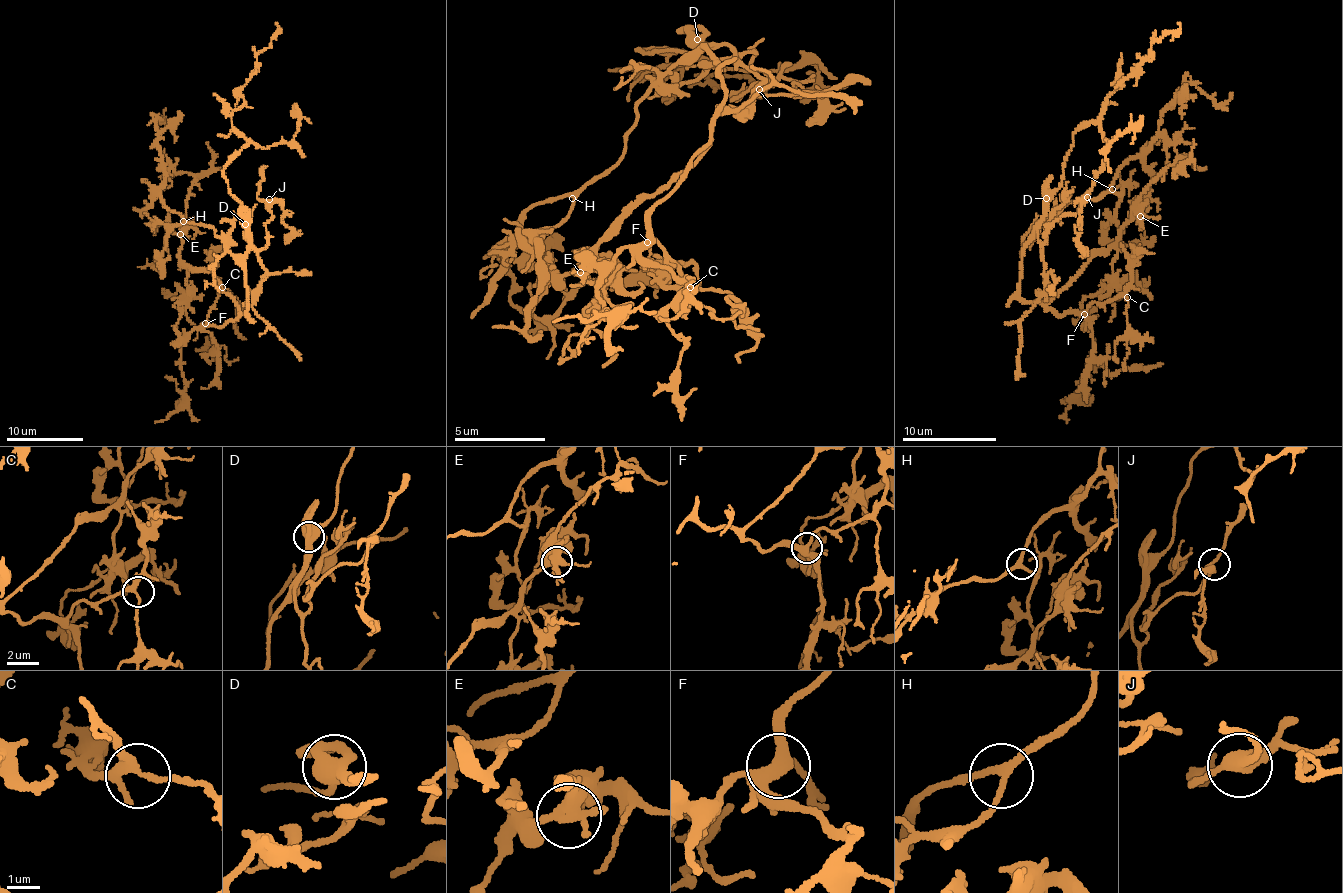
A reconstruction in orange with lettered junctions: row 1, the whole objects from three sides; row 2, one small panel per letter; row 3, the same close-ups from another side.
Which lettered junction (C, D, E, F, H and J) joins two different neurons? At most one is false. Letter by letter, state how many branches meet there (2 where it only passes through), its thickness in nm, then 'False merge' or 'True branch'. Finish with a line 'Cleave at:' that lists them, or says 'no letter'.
C: Branches: 3. Thickness 240 nm. True branch
D: Branches: 3. Thickness 550 nm. True branch
E: Branches: 3. Thickness 360 nm. True branch
F: Branches: 3. Thickness 360 nm. True branch
H: Branches: 3. Thickness 190 nm. True branch
J: Branches: 3. Thickness 400 nm. True branch
Cleave at: no letter

